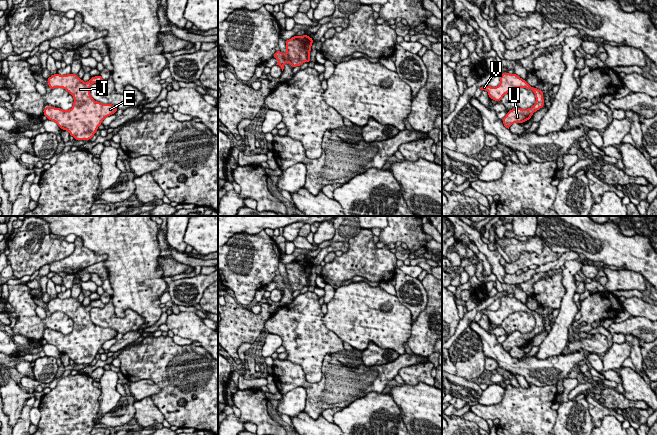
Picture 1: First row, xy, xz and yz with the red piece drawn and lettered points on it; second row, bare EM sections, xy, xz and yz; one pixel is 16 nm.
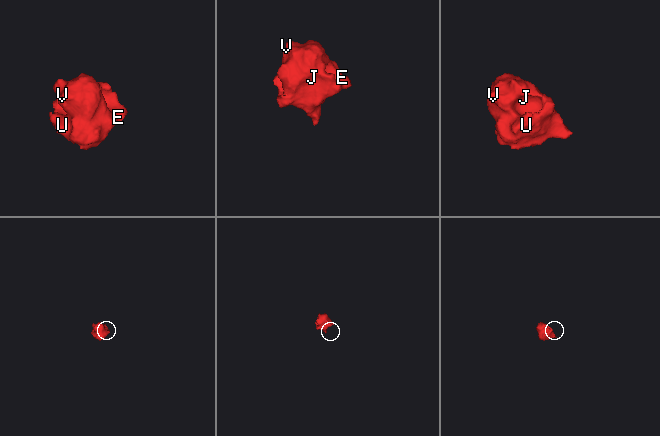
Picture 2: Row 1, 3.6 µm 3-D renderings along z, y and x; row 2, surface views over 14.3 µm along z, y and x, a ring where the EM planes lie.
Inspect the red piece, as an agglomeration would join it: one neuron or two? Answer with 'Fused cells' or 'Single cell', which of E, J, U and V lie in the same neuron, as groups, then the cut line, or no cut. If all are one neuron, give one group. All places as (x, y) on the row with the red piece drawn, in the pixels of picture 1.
Single cell. Groups: E J U V. No split

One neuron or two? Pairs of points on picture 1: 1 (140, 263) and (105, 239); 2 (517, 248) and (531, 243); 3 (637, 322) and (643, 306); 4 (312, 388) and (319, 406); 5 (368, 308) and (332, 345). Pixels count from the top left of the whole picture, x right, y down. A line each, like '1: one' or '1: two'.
1: one
2: one
3: two
4: one
5: two

